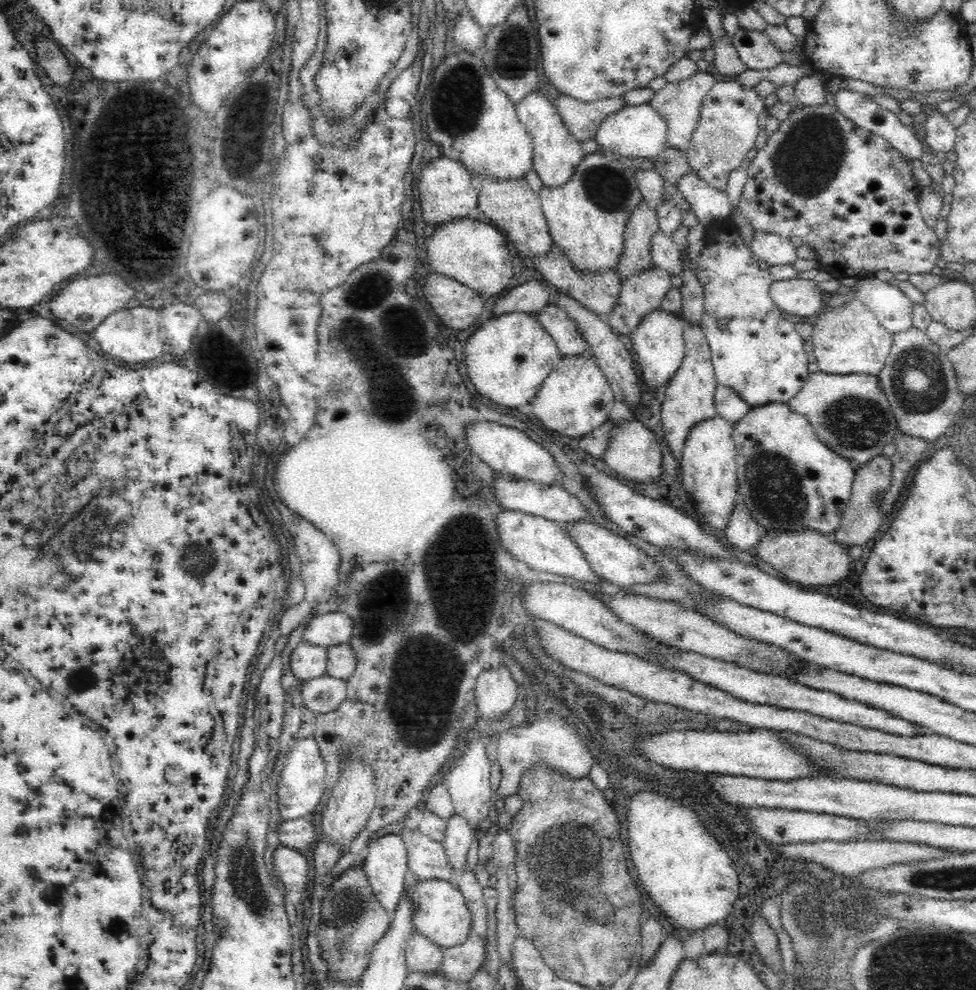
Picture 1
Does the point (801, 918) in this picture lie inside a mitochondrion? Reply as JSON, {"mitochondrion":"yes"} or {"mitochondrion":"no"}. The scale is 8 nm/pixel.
{"mitochondrion":"yes"}

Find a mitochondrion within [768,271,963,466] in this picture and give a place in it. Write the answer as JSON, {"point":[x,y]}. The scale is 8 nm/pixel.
{"point":[856,423]}

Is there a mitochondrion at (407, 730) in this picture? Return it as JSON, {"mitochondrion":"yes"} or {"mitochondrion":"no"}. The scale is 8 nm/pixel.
{"mitochondrion":"yes"}

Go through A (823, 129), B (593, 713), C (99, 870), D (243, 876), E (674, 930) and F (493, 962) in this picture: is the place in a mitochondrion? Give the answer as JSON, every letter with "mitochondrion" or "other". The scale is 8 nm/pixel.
{"A":"mitochondrion","B":"other","C":"other","D":"mitochondrion","E":"other","F":"other"}

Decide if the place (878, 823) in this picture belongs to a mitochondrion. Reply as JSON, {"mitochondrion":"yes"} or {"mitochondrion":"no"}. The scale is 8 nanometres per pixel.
{"mitochondrion":"no"}

